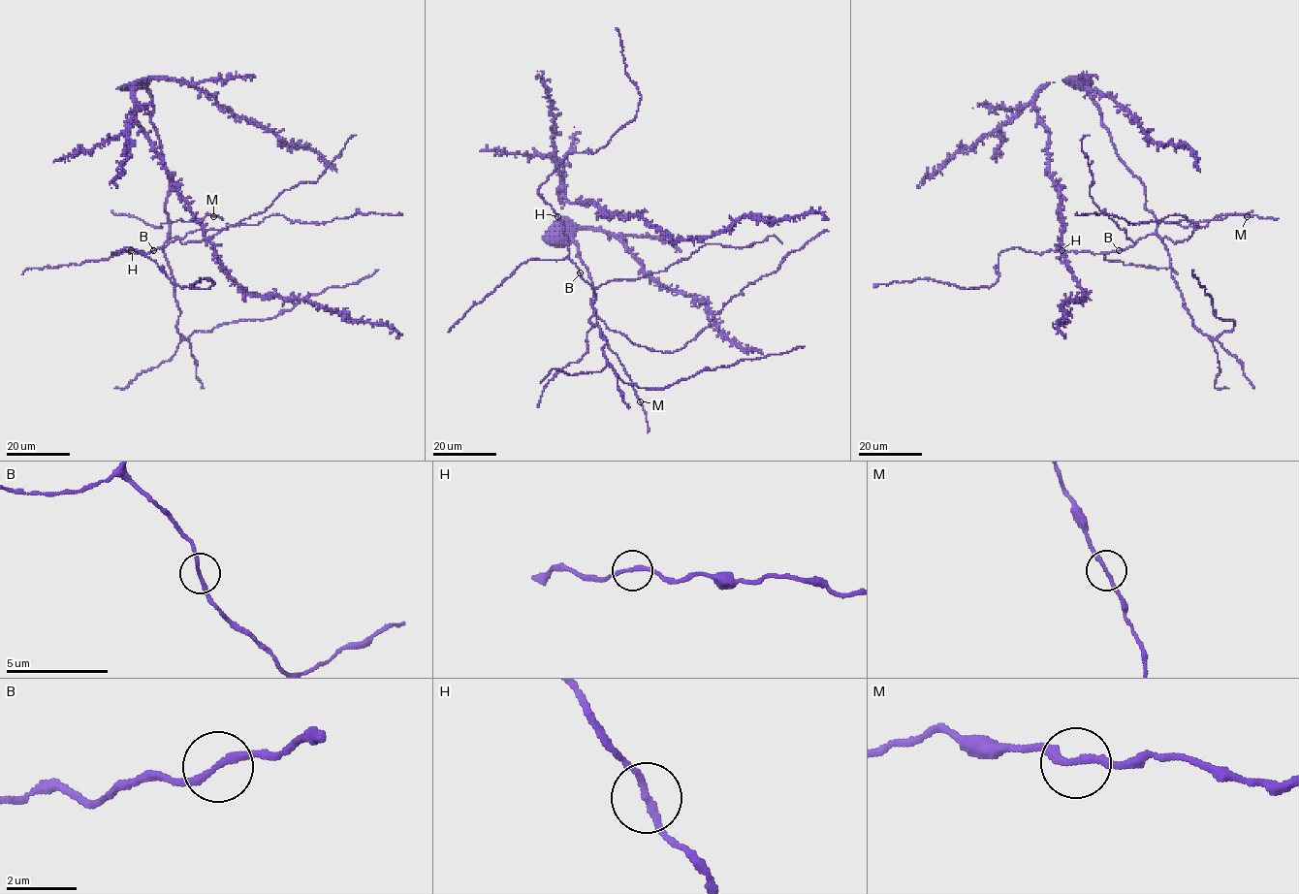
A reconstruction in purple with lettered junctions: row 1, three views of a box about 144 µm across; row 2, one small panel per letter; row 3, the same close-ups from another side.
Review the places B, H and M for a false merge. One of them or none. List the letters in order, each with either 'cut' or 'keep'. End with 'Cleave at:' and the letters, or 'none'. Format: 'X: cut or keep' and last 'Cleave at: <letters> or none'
B: keep
H: keep
M: keep
Cleave at: none

